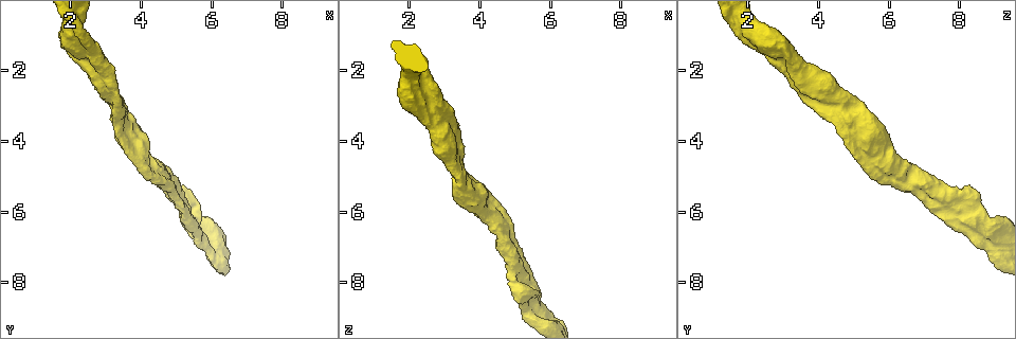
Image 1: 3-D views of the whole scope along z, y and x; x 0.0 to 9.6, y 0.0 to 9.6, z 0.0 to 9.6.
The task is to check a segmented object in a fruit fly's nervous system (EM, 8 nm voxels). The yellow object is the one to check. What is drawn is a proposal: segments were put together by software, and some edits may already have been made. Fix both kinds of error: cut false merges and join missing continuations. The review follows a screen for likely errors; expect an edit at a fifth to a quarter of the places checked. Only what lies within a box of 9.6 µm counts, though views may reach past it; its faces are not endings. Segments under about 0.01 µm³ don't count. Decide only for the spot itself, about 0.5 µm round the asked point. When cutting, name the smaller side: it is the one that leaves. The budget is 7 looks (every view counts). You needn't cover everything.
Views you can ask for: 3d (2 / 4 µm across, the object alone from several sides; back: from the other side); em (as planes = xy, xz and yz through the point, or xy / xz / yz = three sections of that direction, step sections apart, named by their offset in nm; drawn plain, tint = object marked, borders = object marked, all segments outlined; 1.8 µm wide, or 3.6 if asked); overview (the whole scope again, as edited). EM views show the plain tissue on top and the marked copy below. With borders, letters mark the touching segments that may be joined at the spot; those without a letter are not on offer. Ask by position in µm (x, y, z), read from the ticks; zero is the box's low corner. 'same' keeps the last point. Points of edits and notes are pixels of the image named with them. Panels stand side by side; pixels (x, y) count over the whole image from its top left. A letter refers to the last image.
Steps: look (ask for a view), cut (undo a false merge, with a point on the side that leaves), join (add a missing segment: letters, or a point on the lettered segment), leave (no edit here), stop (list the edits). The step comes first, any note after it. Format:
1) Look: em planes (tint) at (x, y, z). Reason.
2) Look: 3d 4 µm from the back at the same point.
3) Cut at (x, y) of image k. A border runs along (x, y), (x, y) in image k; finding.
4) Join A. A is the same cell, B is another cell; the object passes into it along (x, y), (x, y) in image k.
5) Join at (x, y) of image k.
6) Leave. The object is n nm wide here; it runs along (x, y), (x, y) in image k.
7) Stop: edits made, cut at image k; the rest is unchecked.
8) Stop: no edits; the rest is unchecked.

Look: em xy step 4 (borders) at (5.10, 5.70, 7.55). Looks like a crossing.

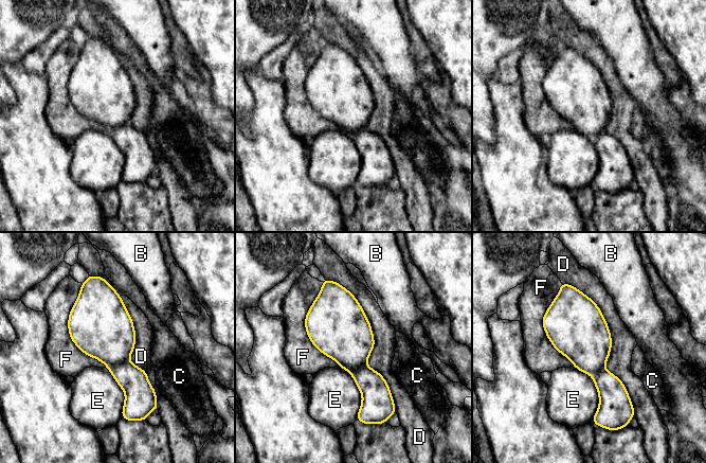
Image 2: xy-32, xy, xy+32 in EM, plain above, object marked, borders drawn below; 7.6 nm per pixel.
Look: em planes (borders) at the same point.

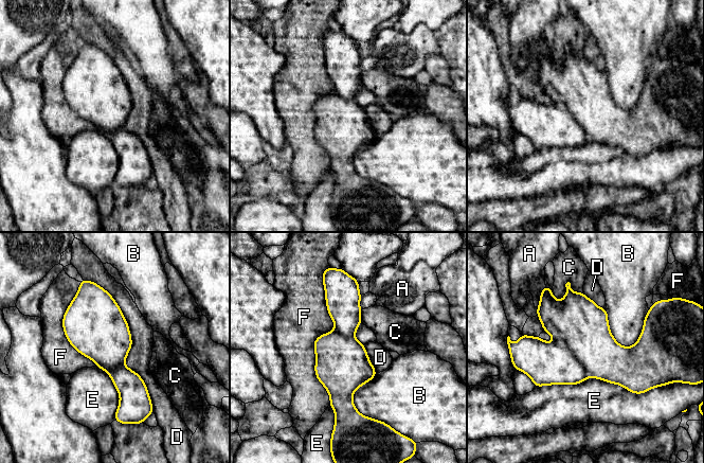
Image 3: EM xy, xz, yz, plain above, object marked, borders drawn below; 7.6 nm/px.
Leave. A, B, C, D, E and F are other cells; a border runs along (90, 280), (154, 411) in image 3; one neuron here.

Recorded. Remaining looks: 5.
Look: 3d 2 µm at (6.05, 7.30, 8.95). Touches itself.

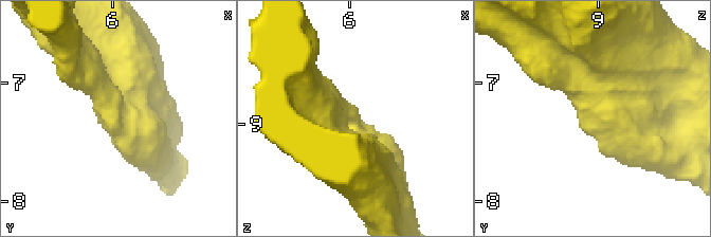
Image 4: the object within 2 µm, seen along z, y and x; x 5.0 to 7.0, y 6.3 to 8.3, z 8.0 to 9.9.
Look: em planes (borders) at (6.04, 7.36, 8.90). The arms are 340, 420 nm wide; shape alone is not enough.

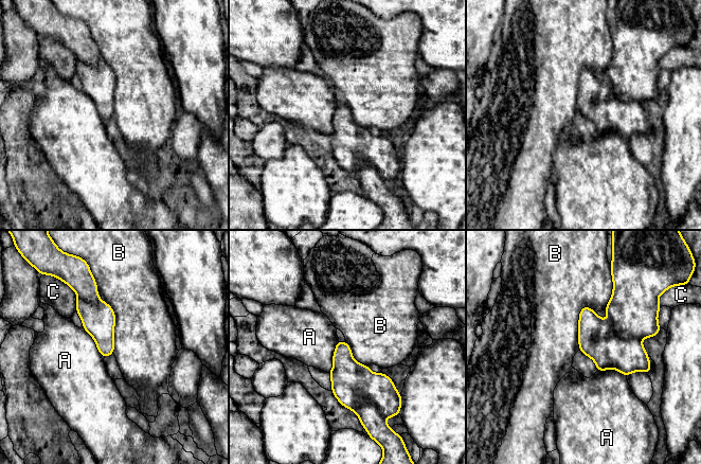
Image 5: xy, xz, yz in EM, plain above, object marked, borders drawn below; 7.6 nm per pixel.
Leave. A, B and C are other cells; a border runs along (102, 299), (115, 318), (113, 353) in image 5; continuous, no second neuron.

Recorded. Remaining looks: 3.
Look: em 3.6 µm planes (borders) at (3.35, 3.40, 4.90). Thick turns thin.

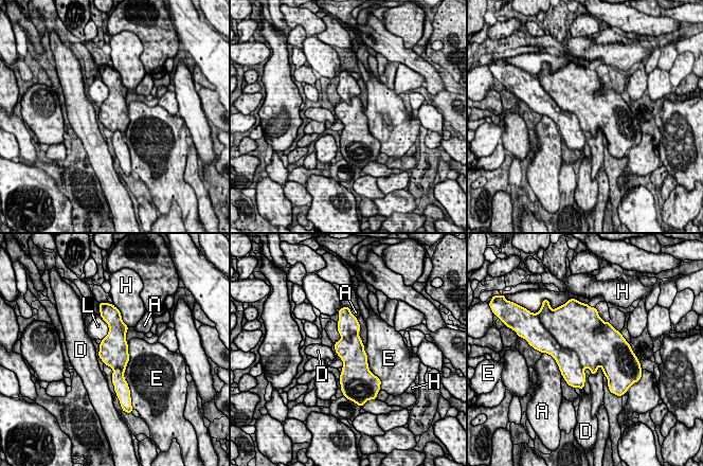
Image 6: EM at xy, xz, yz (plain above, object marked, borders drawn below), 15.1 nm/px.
Leave. A, D, E, H and L are other cells; a border runs along (591, 374), (599, 366), (605, 375) in image 6; all the same neuron.

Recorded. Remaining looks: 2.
Stop: no edits; the rest is unchecked.

